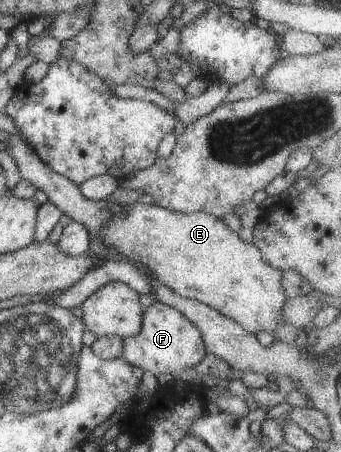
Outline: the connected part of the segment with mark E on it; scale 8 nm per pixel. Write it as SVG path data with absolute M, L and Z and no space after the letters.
M136 201L127 207L126 215L112 217L104 225L104 229L100 229L98 237L102 237L104 243L116 249L122 257L146 265L152 275L162 285L168 285L174 293L216 309L220 315L239 322L250 334L266 331L274 336L276 331L287 323L282 315L284 305L288 301L282 287L283 272L264 261L256 245L252 241L243 240L239 232L231 230L222 218L204 212L185 214L164 209L156 204L146 205Z

